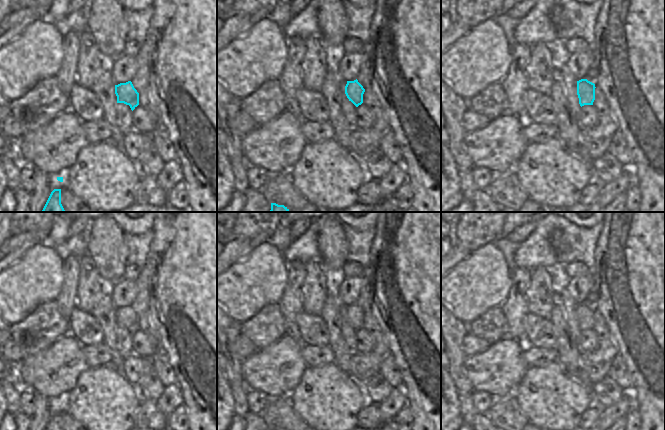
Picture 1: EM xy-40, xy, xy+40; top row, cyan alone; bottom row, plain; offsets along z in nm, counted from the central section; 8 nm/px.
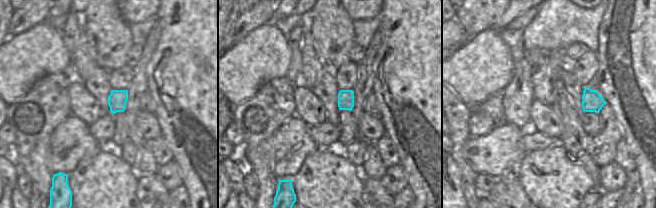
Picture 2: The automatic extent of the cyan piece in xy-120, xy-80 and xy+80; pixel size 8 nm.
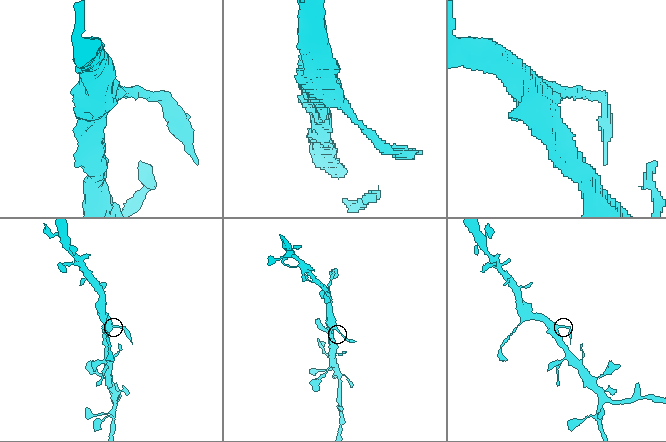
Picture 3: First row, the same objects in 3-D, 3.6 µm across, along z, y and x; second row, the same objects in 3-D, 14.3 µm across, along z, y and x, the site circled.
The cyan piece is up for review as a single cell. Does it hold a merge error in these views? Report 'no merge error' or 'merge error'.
merge error

